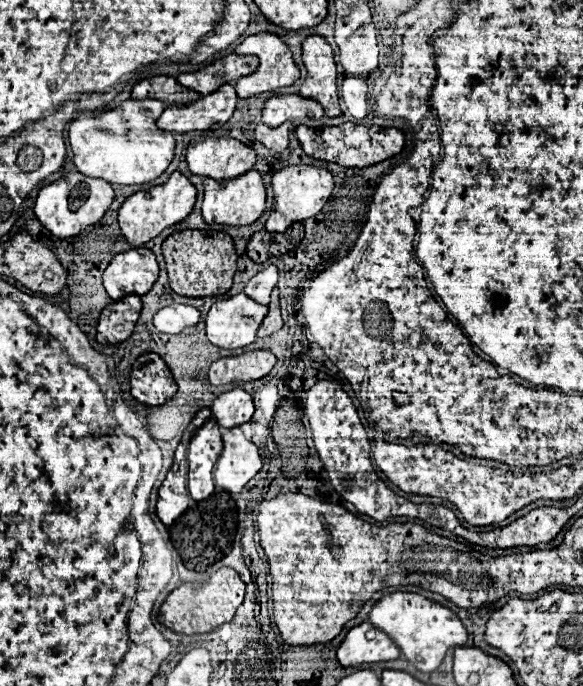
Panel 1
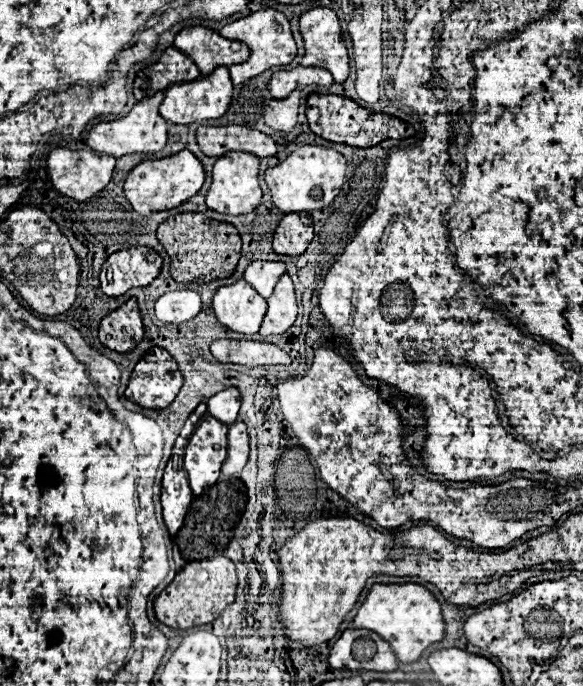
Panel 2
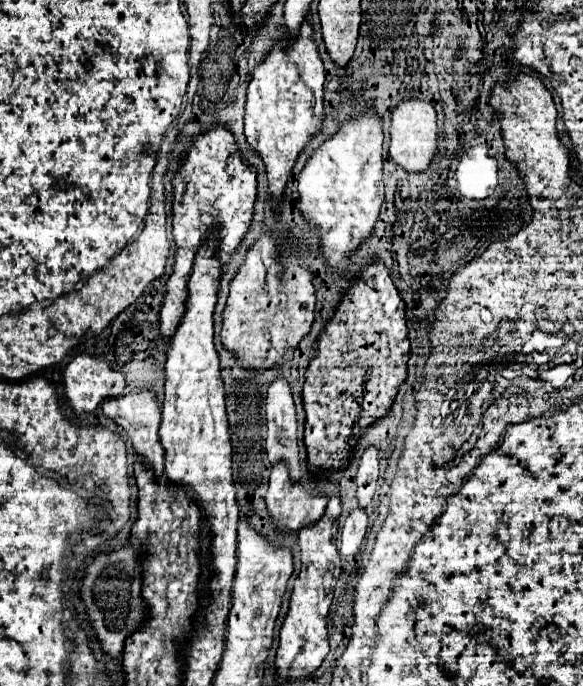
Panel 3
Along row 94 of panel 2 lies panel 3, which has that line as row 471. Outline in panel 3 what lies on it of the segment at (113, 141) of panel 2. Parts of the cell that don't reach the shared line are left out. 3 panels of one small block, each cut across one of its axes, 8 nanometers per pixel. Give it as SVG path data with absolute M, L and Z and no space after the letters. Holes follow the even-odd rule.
M140 390L140 392L130 392L120 398L110 398L106 404L102 404L104 416L108 416L114 424L118 424L126 436L130 438L134 452L144 458L144 462L154 470L156 482L164 478L164 450L158 440L158 428L160 428L160 406L156 402L156 396L150 390Z

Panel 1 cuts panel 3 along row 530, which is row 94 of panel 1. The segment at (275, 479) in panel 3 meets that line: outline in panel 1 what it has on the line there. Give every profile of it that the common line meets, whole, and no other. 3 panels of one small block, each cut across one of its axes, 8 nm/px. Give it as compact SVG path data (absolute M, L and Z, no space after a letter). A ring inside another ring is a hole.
M278 94L266 100L266 106L262 110L262 122L270 128L278 128L286 120L296 120L306 116L322 118L324 110L316 100L308 100L298 94Z

